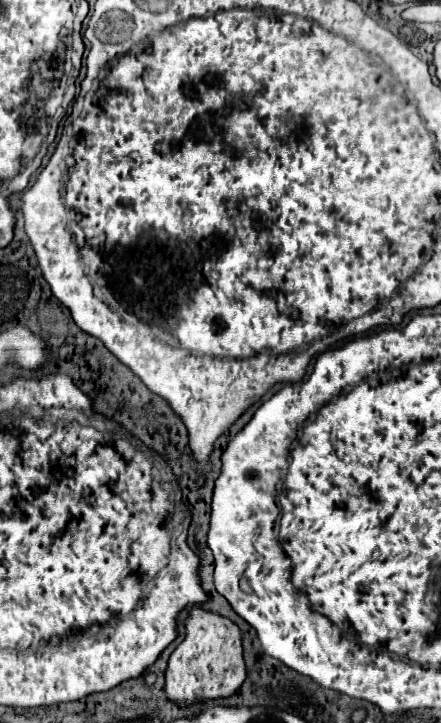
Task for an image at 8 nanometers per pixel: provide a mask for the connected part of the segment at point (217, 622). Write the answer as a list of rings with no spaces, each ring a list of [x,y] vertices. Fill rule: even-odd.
[[[192,606],[184,620],[186,638],[176,646],[168,660],[166,688],[176,704],[198,704],[204,700],[232,696],[246,678],[242,660],[242,632],[230,618],[202,606]]]

